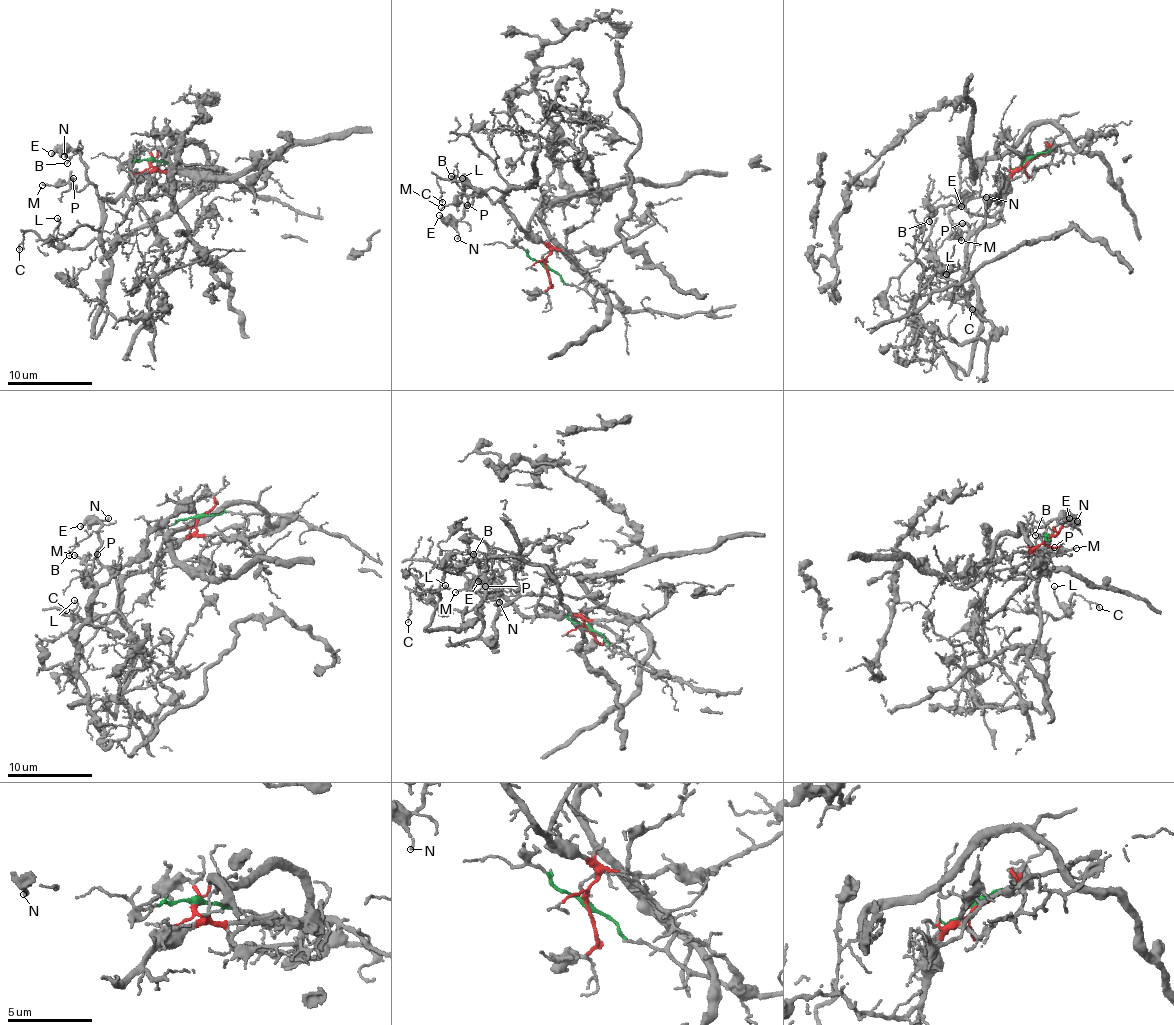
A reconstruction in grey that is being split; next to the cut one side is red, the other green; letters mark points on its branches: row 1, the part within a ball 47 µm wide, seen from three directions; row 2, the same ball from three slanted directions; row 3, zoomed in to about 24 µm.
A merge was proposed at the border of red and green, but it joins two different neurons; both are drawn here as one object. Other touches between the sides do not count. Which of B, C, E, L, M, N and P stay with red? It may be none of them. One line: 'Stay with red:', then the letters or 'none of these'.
Stay with red: B, C, E, L, M, N, P

